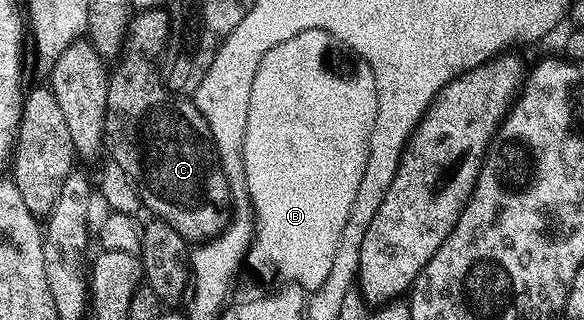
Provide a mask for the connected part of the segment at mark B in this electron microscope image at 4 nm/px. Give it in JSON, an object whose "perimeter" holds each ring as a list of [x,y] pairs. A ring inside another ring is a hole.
{"perimeter":[[[307,29],[266,51],[250,87],[250,111],[246,115],[244,178],[256,212],[256,235],[246,265],[248,269],[277,273],[281,282],[292,282],[304,291],[320,289],[330,267],[334,267],[335,253],[366,171],[368,140],[376,118],[376,84],[370,67],[357,64],[349,81],[331,73],[324,62],[328,45],[326,31]]]}

